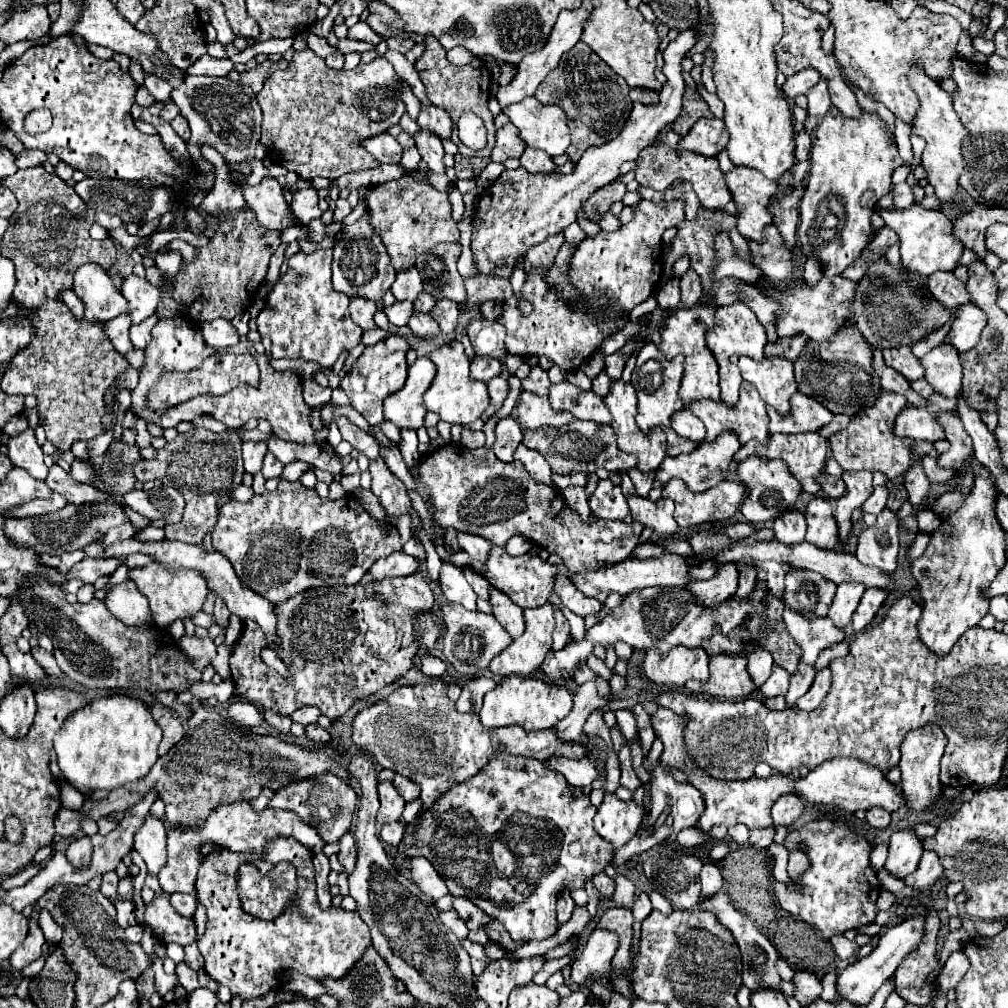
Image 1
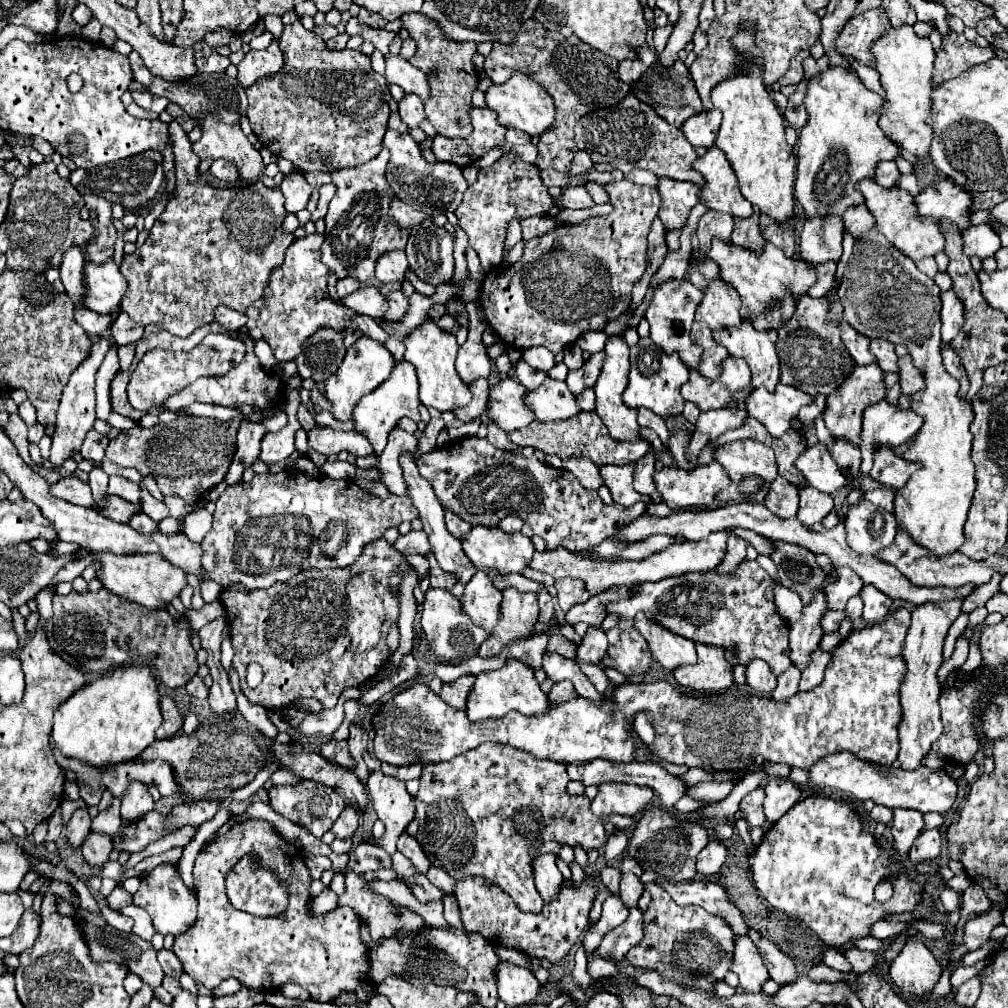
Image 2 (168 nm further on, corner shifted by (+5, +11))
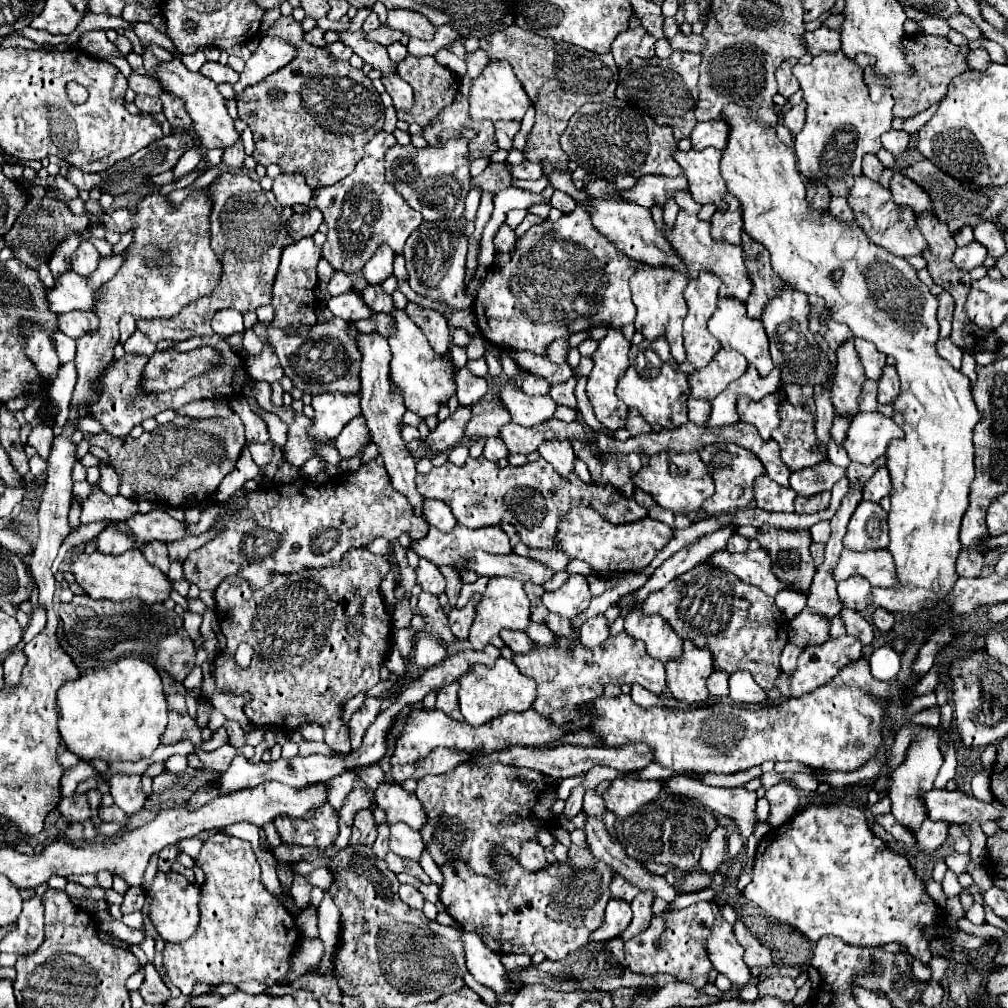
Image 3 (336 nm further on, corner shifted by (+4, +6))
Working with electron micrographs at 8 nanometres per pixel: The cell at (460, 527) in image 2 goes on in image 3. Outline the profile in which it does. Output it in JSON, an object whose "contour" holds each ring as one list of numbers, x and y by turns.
{"contour":[[425,499,425,519,431,527,437,527,441,531,453,531,457,525,451,507,435,499]]}

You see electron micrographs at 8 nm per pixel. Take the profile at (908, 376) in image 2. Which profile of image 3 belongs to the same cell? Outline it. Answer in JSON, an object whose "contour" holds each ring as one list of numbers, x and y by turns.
{"contour":[[887,365,883,371,883,377,879,381,879,403,893,403,901,393,901,385,897,379,897,367]]}

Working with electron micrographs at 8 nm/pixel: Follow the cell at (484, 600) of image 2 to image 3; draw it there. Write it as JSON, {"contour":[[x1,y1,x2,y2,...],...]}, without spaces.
{"contour":[[475,593,475,595,471,595,471,599,467,601,465,607,461,607,461,609,453,607,449,611,449,625,451,625,451,631,457,635,457,639,465,641,469,637,469,627,475,621,479,601,481,601,481,593]]}

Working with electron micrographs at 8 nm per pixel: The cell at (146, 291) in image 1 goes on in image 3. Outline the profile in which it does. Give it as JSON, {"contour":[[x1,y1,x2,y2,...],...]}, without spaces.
{"contour":[[67,271,61,279,55,279,55,287,49,291,49,307,57,313,69,311,89,311,93,313,97,303,97,289,93,289,87,277]]}

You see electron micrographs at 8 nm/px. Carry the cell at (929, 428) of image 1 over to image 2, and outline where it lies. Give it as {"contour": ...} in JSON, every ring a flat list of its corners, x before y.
{"contour":[[880,400,874,406,868,406,862,414,862,438,860,438,860,454,862,466,860,472,868,474,874,462,874,450,908,442,912,434,916,434,922,426,922,420,912,410,898,410,896,406]]}

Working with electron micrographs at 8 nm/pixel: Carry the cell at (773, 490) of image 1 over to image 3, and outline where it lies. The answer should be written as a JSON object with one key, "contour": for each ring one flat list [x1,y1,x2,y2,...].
{"contour":[[713,443,713,445,705,447,699,455,701,455,701,459,707,461,711,475,715,479,715,495,703,503,703,507,701,507,703,511,707,511,709,515,721,515,721,513,733,513,737,509,753,505,755,477,765,473,765,465,753,451,739,447,739,445]]}

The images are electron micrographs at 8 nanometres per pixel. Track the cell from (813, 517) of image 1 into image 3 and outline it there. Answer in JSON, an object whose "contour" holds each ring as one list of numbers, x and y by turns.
{"contour":[[825,491,821,495,813,495,813,497,797,497,795,499,795,513,817,513,827,509,831,499,831,491]]}

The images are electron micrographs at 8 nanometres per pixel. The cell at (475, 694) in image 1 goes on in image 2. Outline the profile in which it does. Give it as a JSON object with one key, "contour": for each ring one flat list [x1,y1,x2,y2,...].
{"contour":[[460,676,458,680,450,682,450,684,442,684,442,690,440,690,440,698,450,704,452,708,458,708,458,710,464,710,466,706,466,696,468,696,468,690,472,688,474,684,474,676]]}

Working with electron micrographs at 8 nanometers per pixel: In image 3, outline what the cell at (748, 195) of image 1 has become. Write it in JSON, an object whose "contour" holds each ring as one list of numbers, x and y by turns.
{"contour":[[713,147,703,151,691,149,687,153,677,151,673,157,685,171,693,201,699,205,713,203,719,211,725,211,725,195,729,189,721,177,721,151]]}

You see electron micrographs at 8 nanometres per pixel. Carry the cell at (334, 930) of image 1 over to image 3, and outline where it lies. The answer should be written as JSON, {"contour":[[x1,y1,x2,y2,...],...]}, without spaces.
{"contour":[[215,833,205,841,197,863,205,873,199,901,201,923,197,933,187,941,165,945,163,957,171,983,179,987,183,995,189,995,197,983,259,981,267,987,279,985,291,969,299,929,293,915,263,887,261,867,251,843]]}

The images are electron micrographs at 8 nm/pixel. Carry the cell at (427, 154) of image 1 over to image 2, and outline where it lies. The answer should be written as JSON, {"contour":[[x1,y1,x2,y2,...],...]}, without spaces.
{"contour":[[404,94,402,100,398,100,398,114,402,118,402,122,406,122,410,128,418,126,426,114,424,114,424,104,416,94]]}

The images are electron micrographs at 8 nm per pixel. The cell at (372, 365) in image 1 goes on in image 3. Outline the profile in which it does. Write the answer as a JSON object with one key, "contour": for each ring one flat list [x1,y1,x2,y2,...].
{"contour":[[321,393,313,397,315,417,311,435,315,439,335,439,345,423,361,413,361,393]]}

